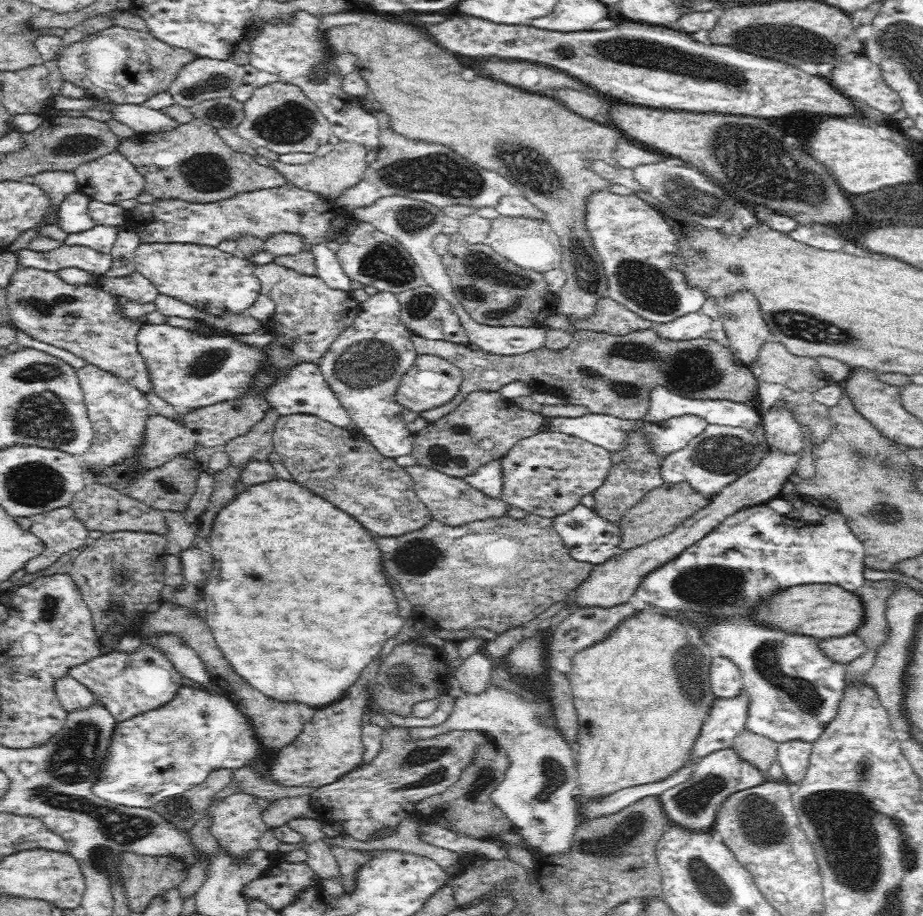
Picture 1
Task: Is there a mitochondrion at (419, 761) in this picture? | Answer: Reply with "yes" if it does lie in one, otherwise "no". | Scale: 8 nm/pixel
yes

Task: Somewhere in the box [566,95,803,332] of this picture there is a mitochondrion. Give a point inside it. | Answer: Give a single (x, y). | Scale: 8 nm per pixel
(646, 286)

